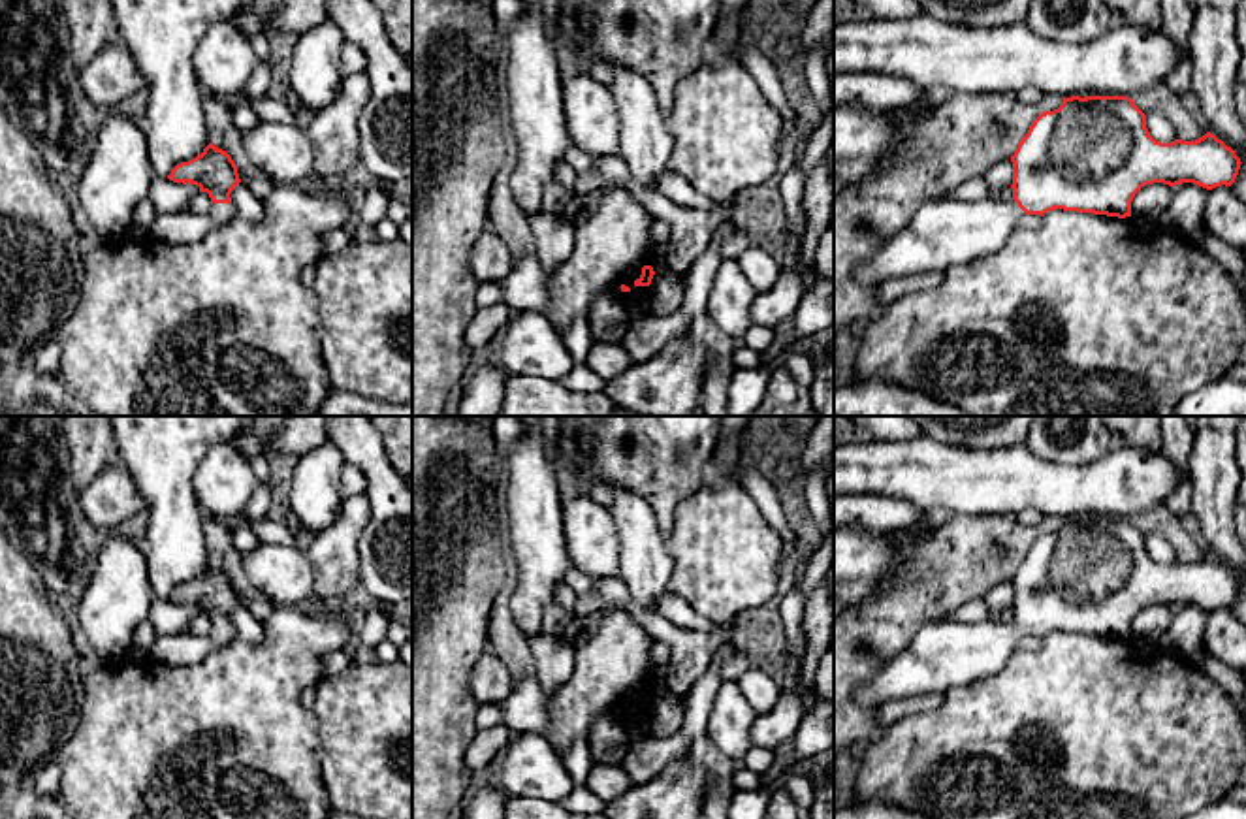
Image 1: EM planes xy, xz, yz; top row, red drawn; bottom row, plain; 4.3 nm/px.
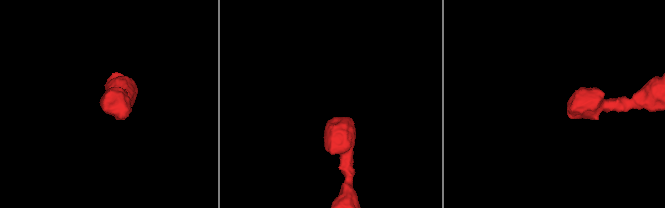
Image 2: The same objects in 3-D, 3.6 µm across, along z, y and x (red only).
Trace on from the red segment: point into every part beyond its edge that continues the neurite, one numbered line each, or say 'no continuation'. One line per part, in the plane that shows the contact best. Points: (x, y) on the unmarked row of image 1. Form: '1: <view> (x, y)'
1: xy (221, 635)

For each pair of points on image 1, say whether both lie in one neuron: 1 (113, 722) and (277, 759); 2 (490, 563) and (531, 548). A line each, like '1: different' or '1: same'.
1: same
2: different

